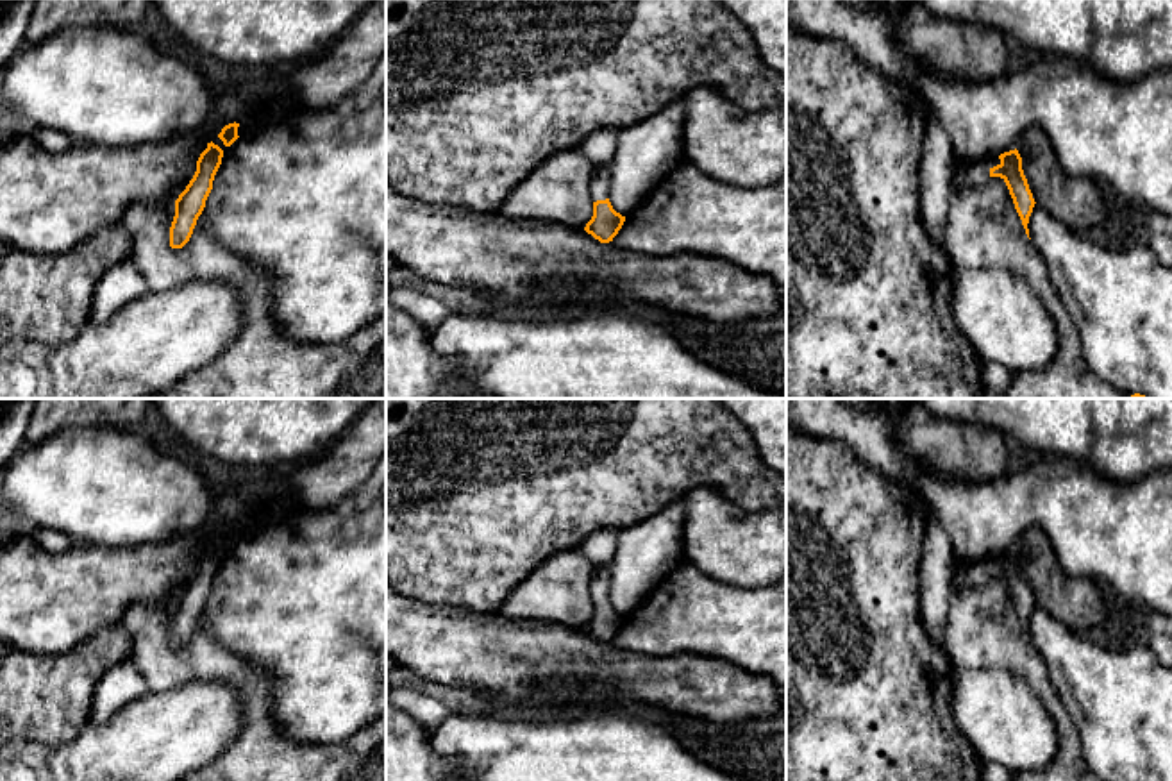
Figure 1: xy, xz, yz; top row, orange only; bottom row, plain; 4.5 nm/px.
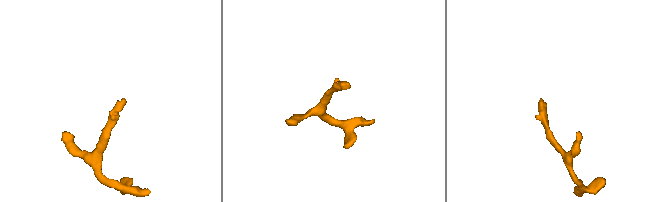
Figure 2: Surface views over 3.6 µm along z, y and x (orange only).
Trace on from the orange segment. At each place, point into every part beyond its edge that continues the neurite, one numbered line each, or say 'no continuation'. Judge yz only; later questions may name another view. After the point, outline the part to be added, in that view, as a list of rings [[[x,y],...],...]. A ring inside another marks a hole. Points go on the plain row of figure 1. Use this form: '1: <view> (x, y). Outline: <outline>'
1: yz (971, 576). Outline: [[[999,556],[988,558],[975,565],[968,565],[956,572],[956,577],[952,579],[952,583],[958,588],[975,588],[979,584],[984,584],[990,579],[990,570],[997,565],[1000,565]]]

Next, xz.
1: xz (599, 587). Outline: [[[599,565],[593,568],[590,581],[590,597],[593,602],[609,599],[609,565]]]

